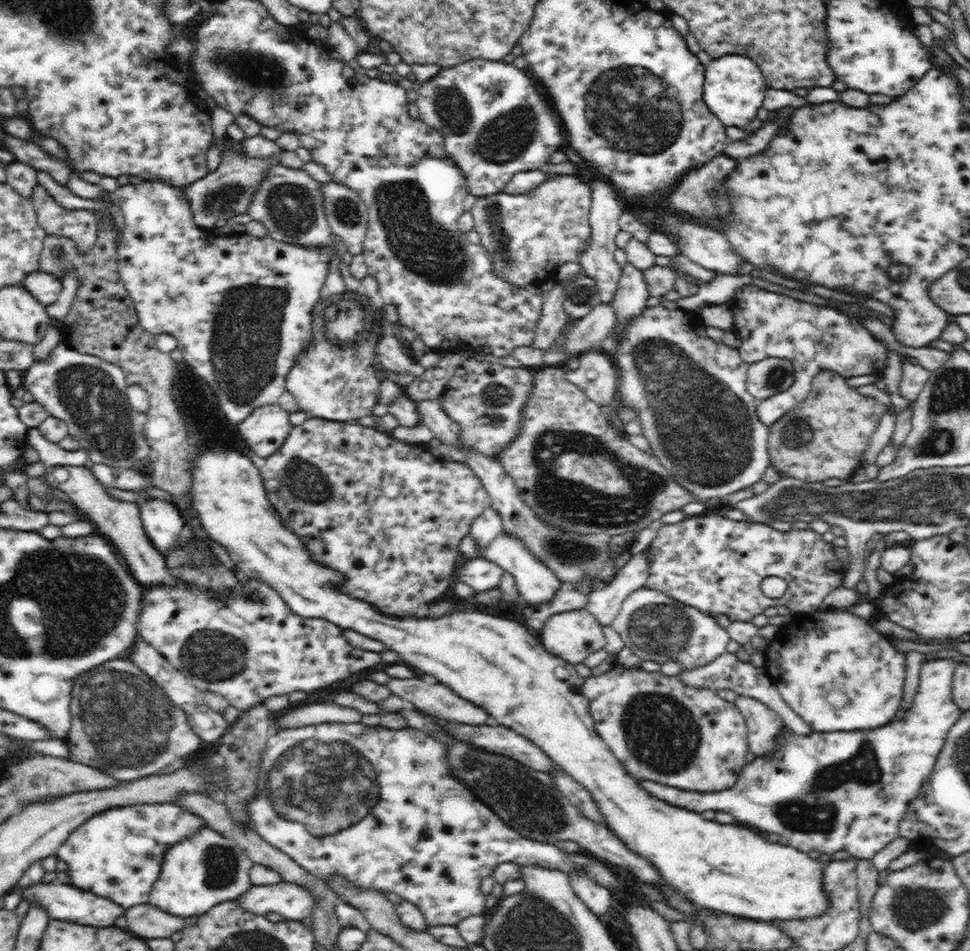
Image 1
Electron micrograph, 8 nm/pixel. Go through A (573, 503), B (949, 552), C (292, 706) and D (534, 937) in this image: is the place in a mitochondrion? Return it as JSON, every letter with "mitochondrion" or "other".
{"A":"mitochondrion","B":"other","C":"other","D":"mitochondrion"}

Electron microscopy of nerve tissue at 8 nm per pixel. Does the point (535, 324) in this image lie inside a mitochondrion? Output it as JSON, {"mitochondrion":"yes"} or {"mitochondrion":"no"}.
{"mitochondrion":"no"}

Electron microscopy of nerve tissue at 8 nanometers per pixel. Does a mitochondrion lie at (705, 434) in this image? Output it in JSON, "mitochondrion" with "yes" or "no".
{"mitochondrion":"yes"}

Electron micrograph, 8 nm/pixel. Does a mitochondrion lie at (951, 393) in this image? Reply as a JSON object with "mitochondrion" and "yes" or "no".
{"mitochondrion":"yes"}

